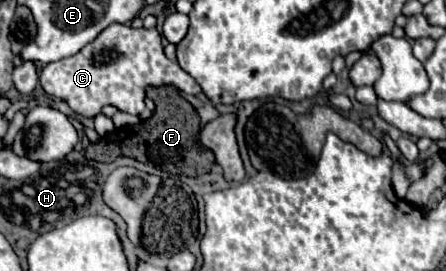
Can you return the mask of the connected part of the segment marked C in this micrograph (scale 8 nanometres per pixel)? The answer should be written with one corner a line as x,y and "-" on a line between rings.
111,23
77,55
49,63
41,71
39,81
51,97
63,99
83,117
95,117
105,105
113,105
129,115
139,115
145,109
145,89
149,85
175,85
185,93
201,93
199,83
185,73
177,61
165,57
157,29
133,29
123,23

